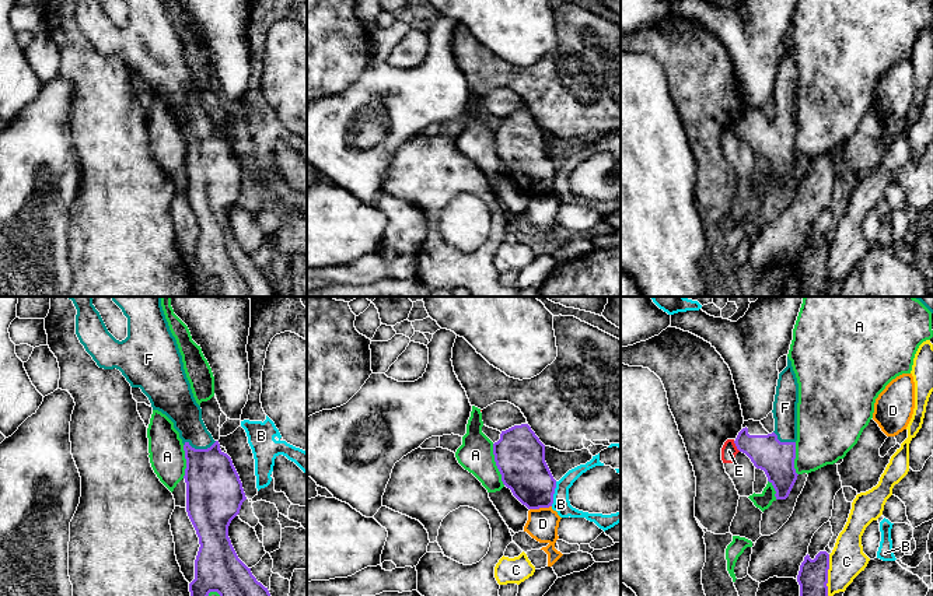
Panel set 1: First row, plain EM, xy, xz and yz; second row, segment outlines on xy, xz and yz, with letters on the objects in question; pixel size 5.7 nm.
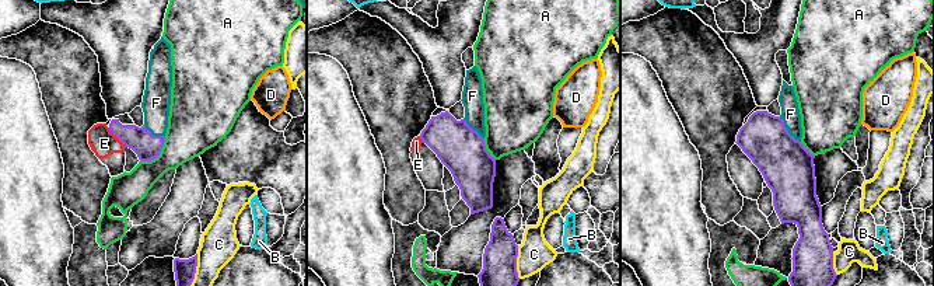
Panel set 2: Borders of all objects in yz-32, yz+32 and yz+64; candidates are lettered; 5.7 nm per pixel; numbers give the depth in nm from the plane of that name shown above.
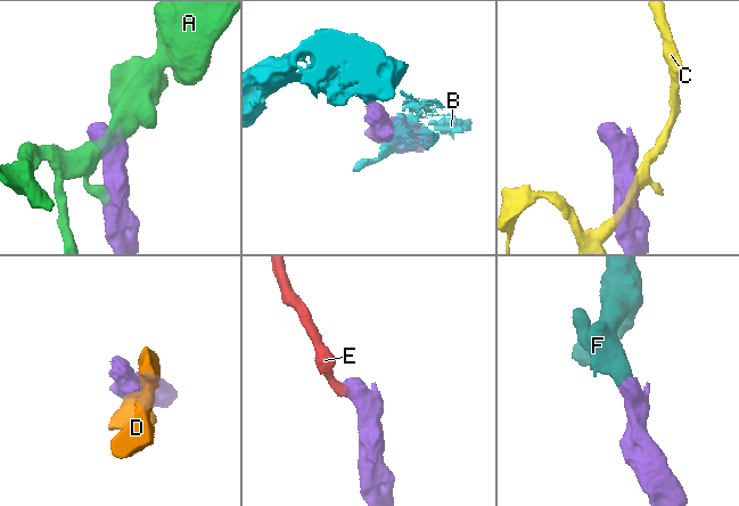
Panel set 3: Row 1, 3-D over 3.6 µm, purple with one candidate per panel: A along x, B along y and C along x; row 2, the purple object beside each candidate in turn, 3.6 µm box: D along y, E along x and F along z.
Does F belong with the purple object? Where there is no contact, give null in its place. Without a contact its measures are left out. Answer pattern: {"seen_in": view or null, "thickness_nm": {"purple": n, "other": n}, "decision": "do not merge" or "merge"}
{"seen_in": "xy", "thickness_nm": {"purple": 320, "other": 180}, "decision": "merge"}

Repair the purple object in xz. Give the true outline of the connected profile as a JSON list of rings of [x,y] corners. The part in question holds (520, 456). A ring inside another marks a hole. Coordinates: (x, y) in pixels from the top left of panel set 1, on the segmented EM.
[[[528,424],[502,431],[493,455],[503,484],[523,505],[528,509],[552,506],[556,480],[545,462],[545,445]]]

